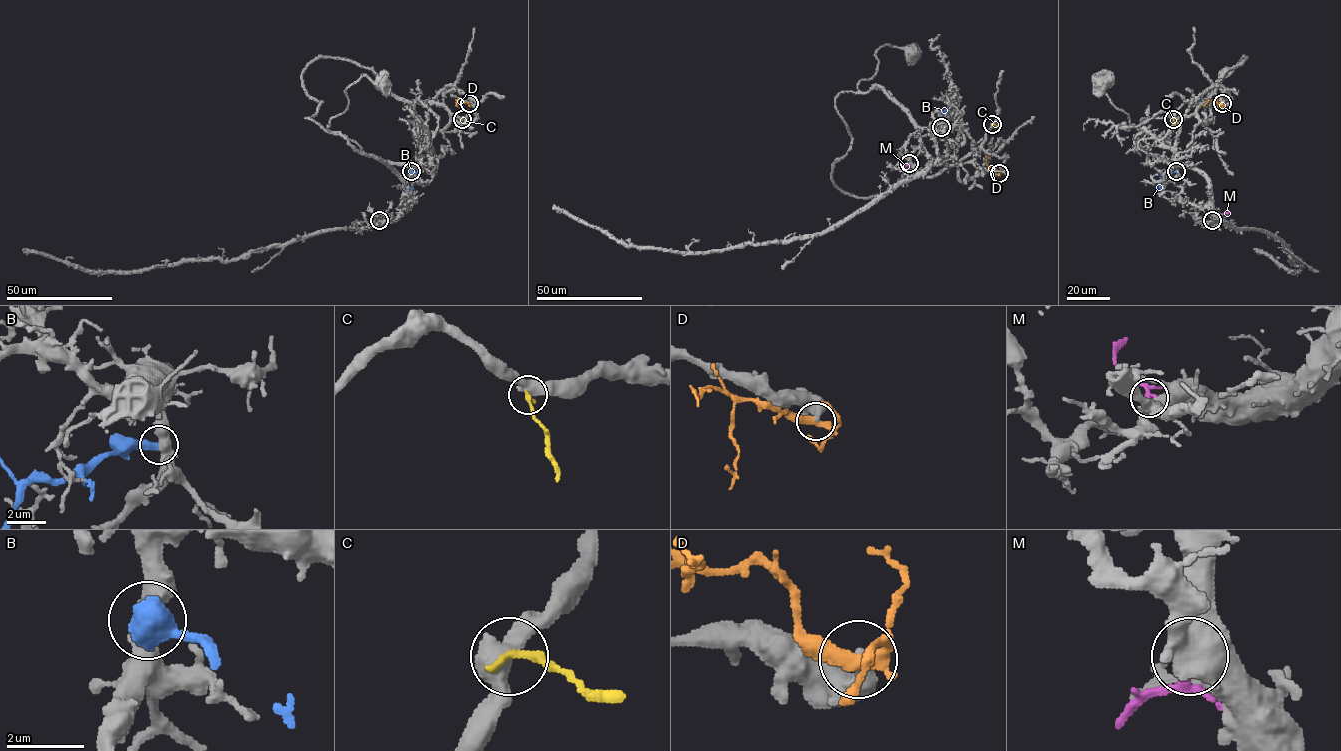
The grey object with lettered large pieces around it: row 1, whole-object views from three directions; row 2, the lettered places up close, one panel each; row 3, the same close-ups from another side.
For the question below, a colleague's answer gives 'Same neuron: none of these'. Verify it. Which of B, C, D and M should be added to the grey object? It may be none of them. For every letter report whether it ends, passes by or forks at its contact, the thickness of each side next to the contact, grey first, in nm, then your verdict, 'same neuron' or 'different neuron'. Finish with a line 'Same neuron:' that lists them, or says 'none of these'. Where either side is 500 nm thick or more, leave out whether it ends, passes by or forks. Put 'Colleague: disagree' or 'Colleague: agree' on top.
Colleague: agree
B: calibres 550 and 360 nm; different neuron
C: calibres 550 and 240 nm; different neuron
D: it passes by; calibres 360 and 380 nm; different neuron
M: calibres 800 and 160 nm; different neuron
Same neuron: none of these

